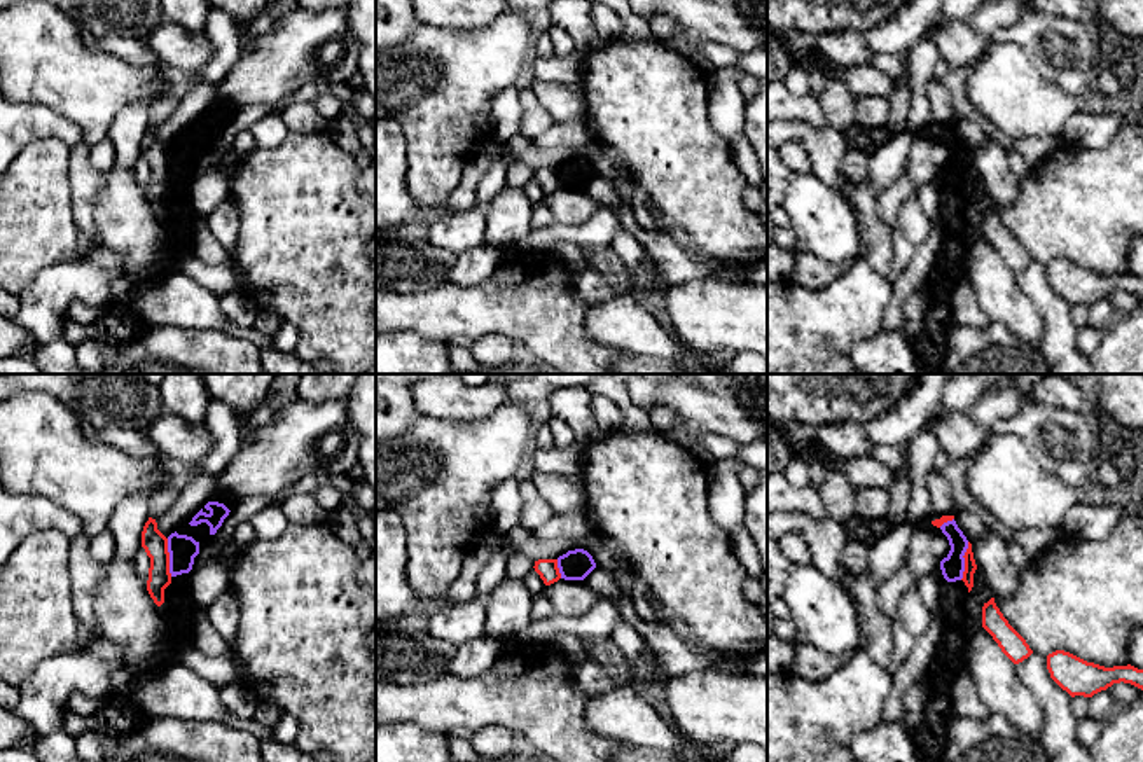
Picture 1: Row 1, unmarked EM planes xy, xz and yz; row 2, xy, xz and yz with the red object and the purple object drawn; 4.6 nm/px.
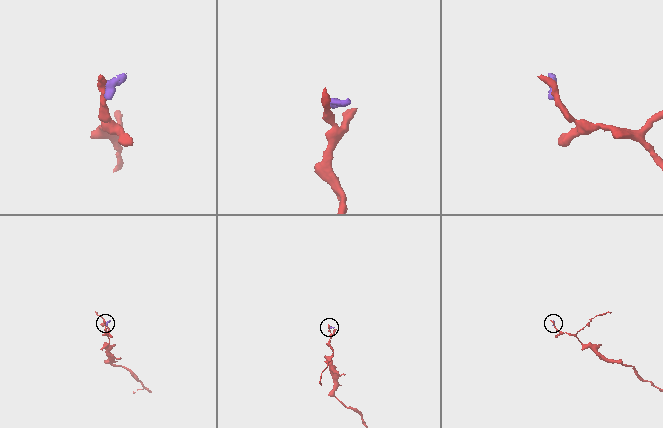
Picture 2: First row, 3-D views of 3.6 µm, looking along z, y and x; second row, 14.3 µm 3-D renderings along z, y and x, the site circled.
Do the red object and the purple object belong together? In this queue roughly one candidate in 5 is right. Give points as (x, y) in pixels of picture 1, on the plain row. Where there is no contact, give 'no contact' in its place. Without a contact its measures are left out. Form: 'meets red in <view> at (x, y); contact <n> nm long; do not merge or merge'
meets red in xy at (168, 166); contact 180 nm long; do not merge

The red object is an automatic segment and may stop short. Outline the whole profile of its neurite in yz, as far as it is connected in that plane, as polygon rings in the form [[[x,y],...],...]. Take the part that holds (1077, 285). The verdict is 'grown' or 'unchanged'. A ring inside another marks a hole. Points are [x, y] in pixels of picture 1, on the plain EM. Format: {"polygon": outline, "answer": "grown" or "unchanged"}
{"polygon": [[[1056,259],[1047,264],[1047,278],[1050,287],[1071,306],[1092,306],[1094,302],[1120,290],[1143,299],[1143,278],[1131,273],[1105,276],[1087,271],[1070,260]]], "answer": "unchanged"}

